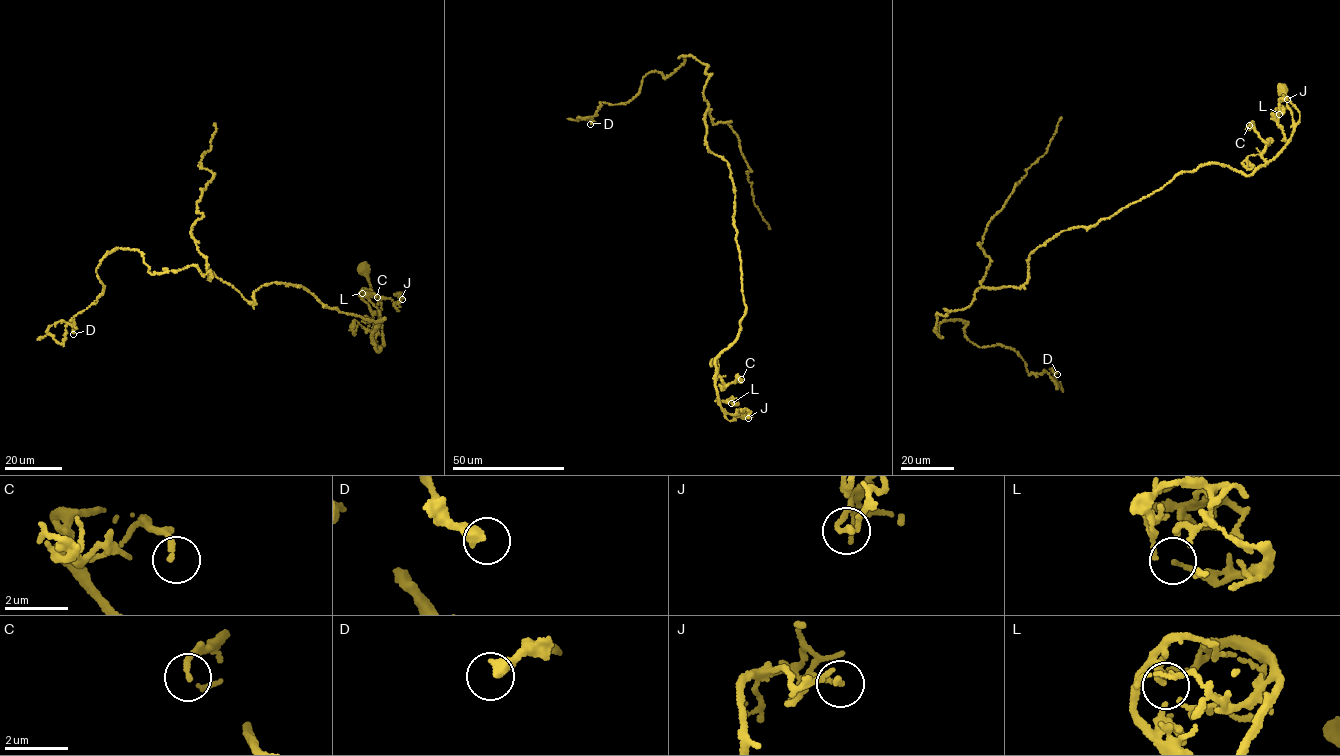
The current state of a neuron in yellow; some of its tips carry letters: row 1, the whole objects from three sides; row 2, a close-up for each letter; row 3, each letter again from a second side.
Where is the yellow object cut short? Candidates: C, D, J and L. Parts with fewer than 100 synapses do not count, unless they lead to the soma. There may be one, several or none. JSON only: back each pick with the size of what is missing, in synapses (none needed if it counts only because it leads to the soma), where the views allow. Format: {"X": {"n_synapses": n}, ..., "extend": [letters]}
{"extend": []}

